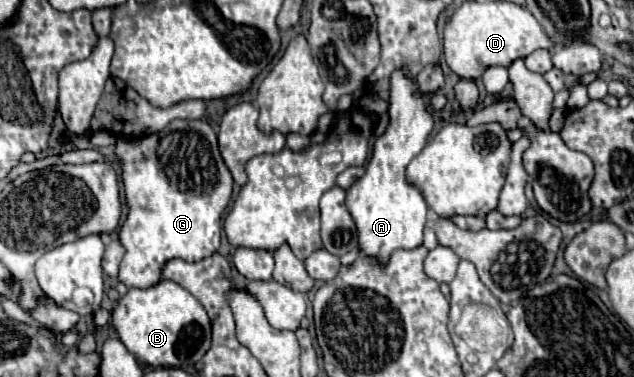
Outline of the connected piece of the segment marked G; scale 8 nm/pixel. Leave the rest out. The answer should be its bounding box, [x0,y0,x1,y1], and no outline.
[116,121,232,287]

